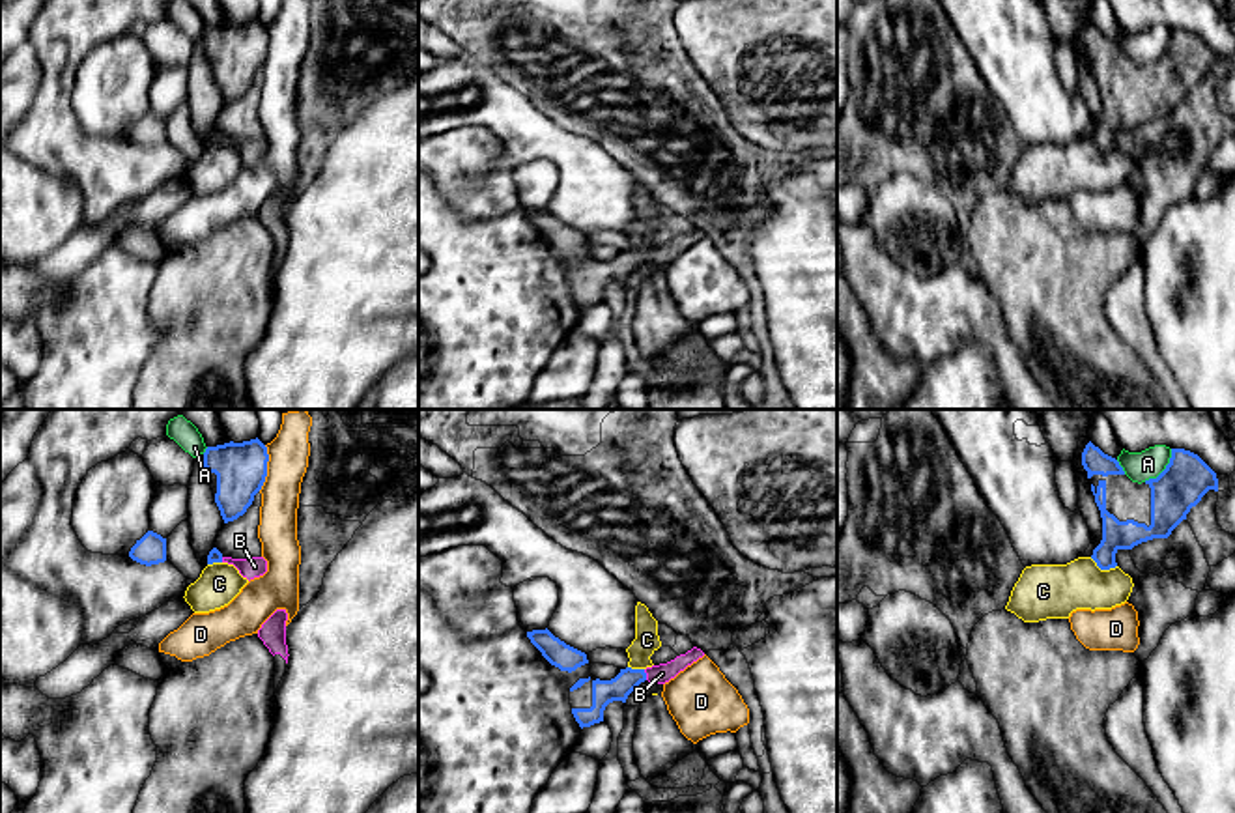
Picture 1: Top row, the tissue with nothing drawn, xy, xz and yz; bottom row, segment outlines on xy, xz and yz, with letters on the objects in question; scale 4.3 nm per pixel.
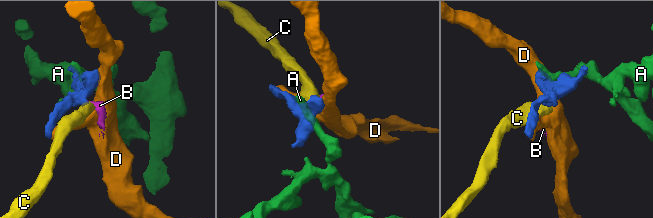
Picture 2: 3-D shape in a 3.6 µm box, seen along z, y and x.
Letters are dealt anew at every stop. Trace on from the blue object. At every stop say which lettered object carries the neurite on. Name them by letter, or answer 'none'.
B

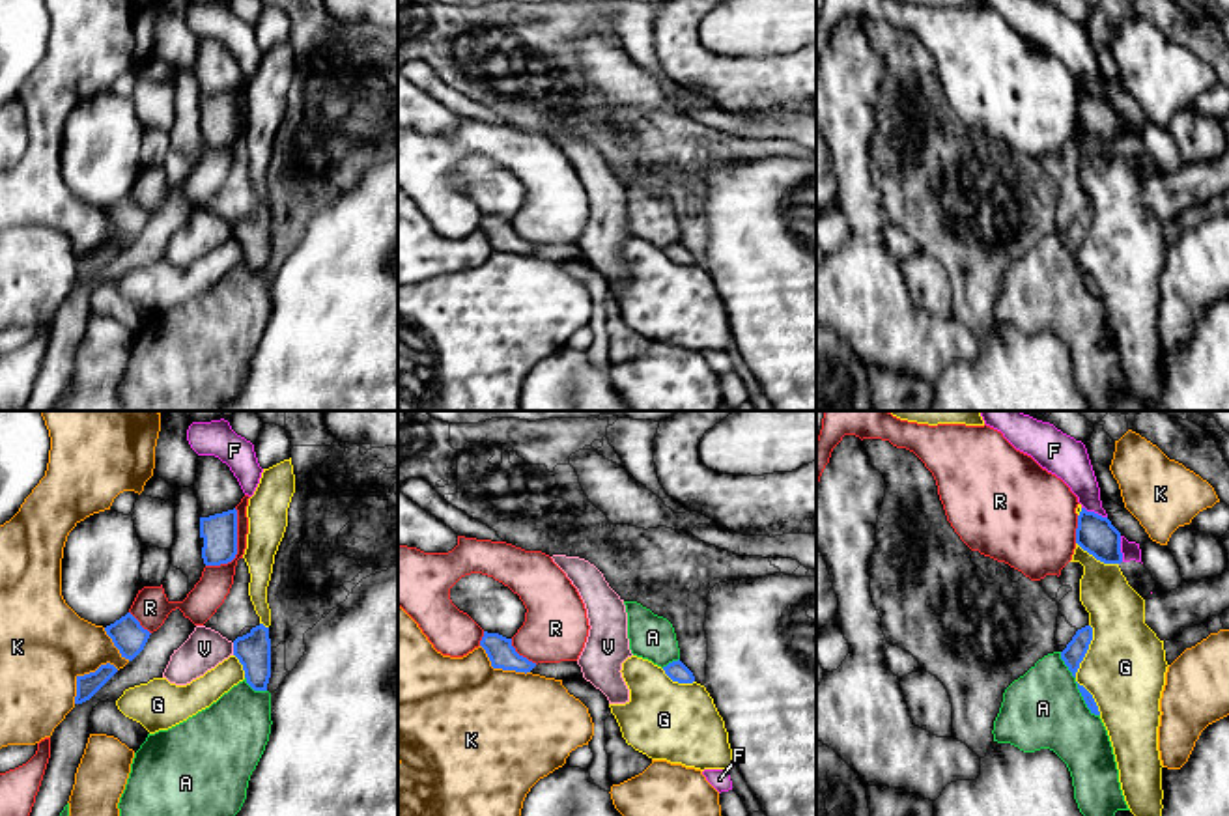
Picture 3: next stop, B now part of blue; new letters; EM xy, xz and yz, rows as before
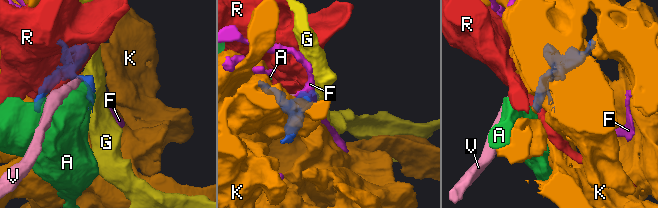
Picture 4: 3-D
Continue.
none

